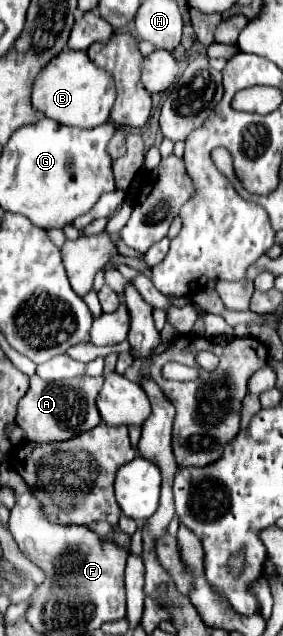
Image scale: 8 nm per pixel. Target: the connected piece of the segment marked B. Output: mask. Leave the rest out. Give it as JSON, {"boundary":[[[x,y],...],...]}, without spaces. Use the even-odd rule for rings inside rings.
{"boundary":[[[62,50],[50,60],[34,78],[32,106],[46,118],[52,118],[64,126],[96,128],[110,116],[110,108],[116,100],[112,76],[96,68],[82,50]]]}

